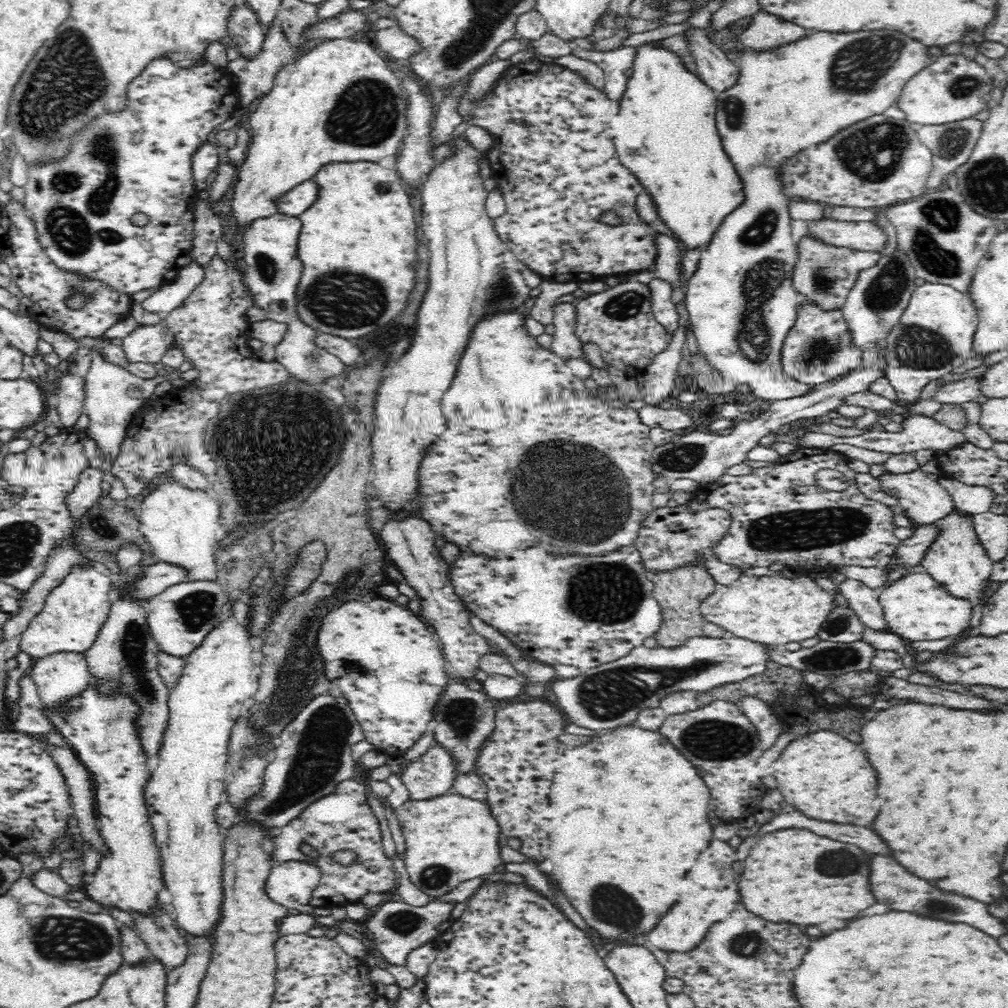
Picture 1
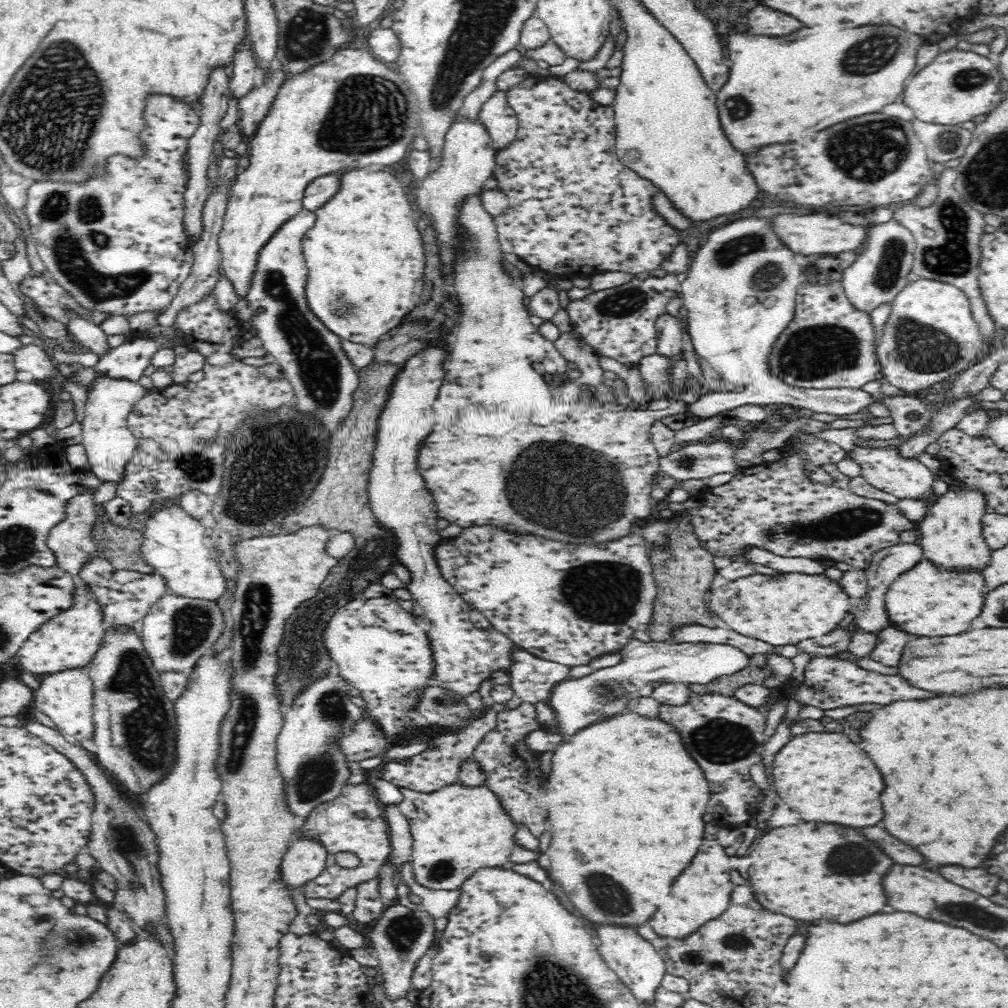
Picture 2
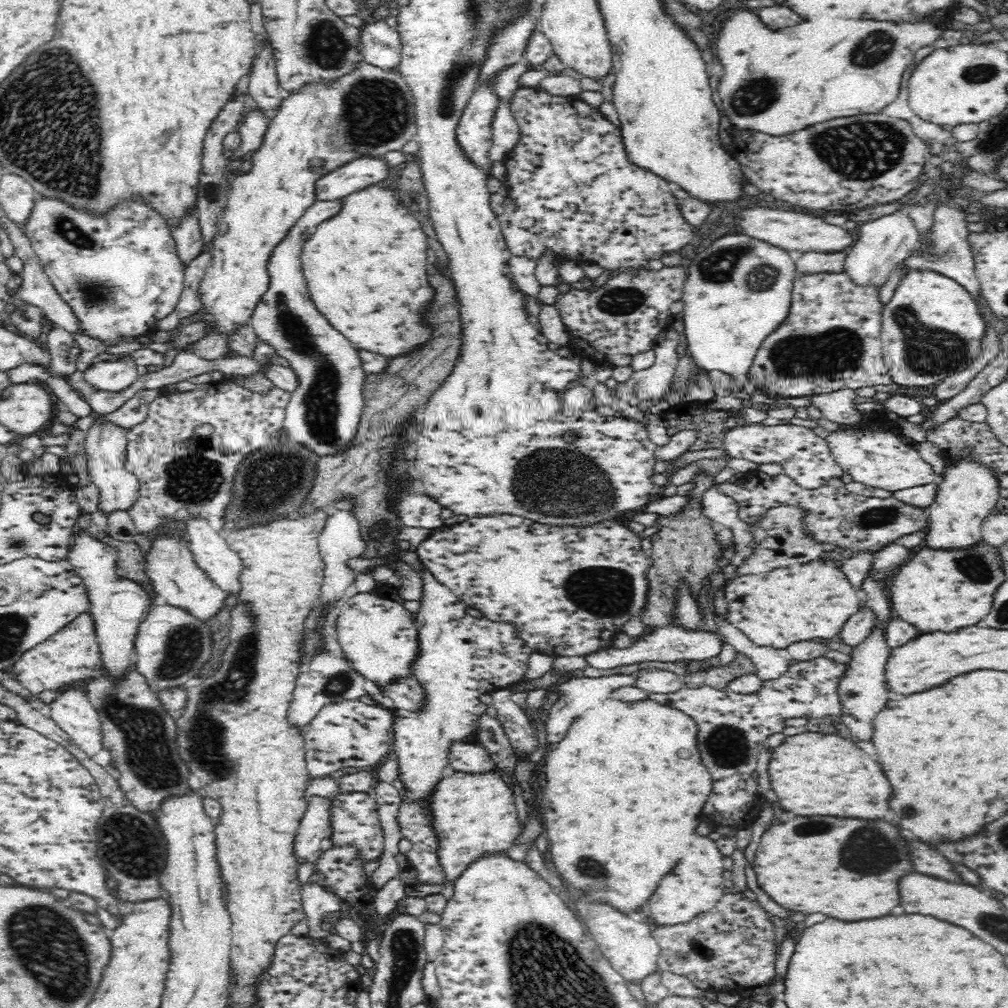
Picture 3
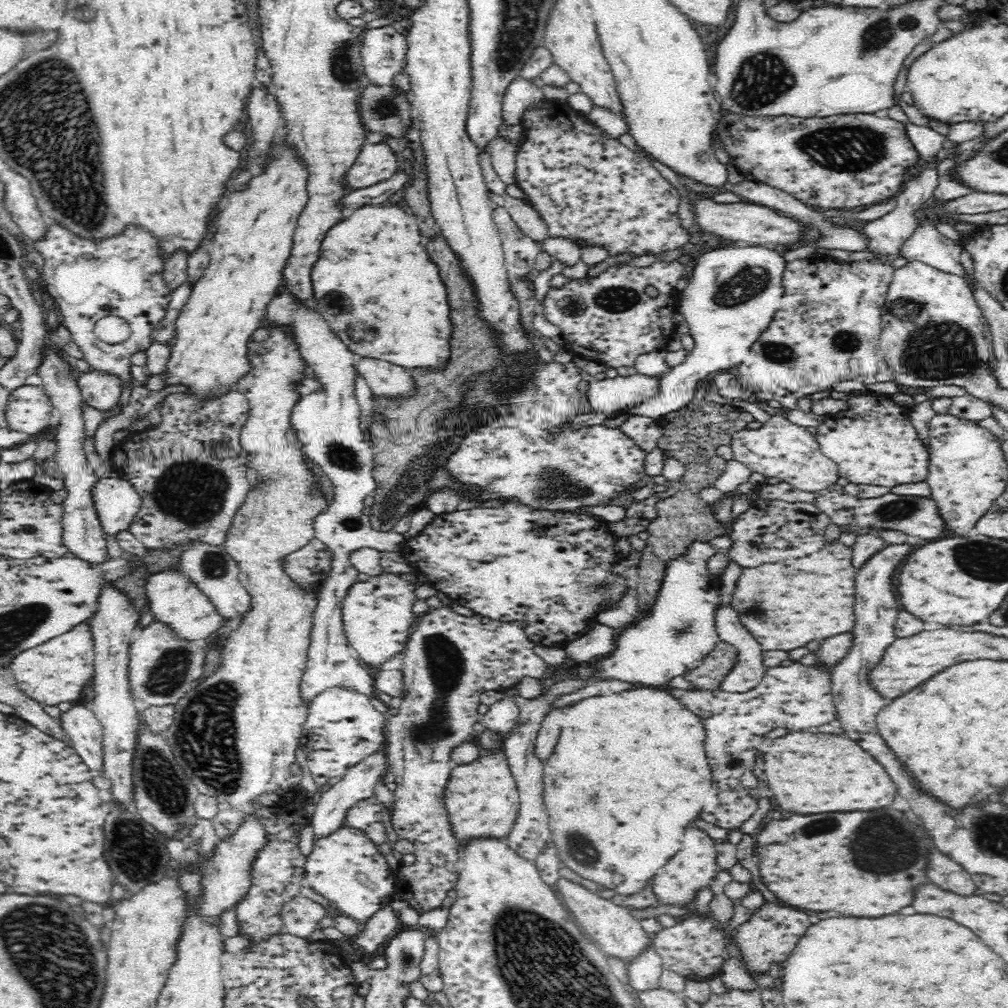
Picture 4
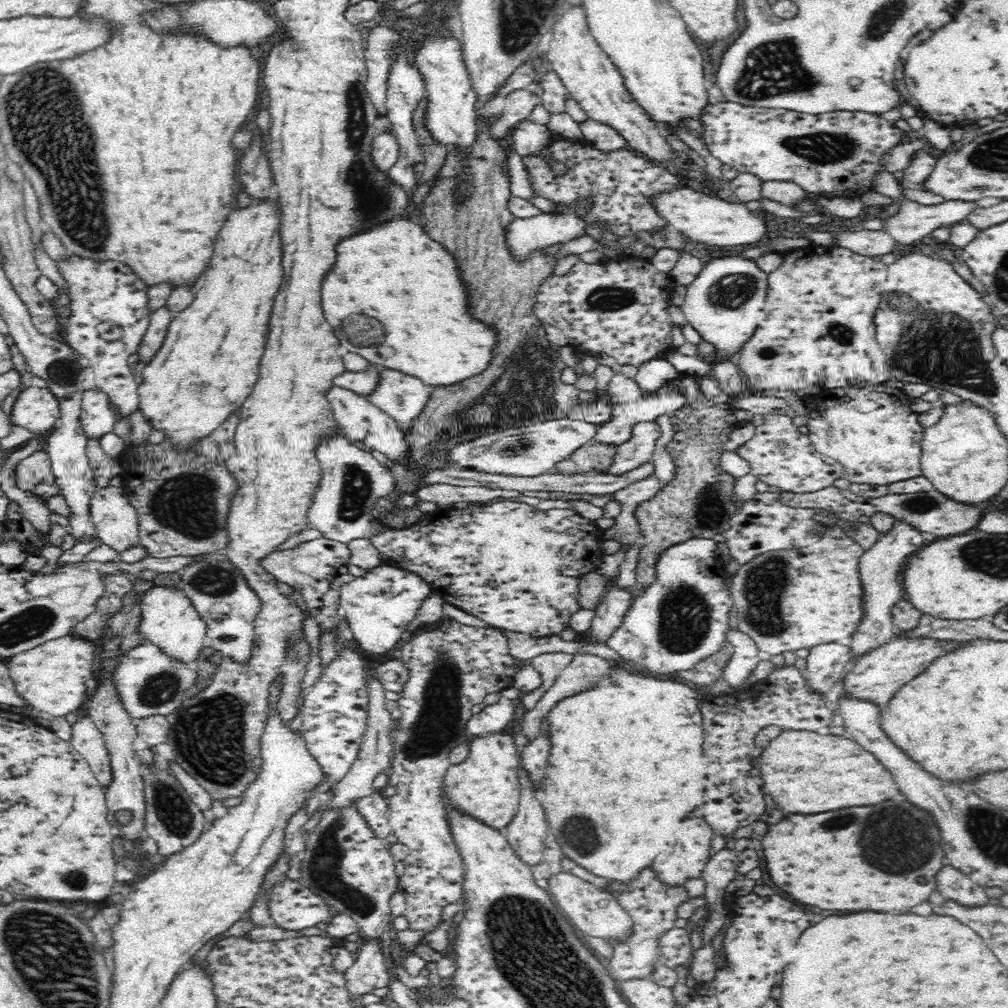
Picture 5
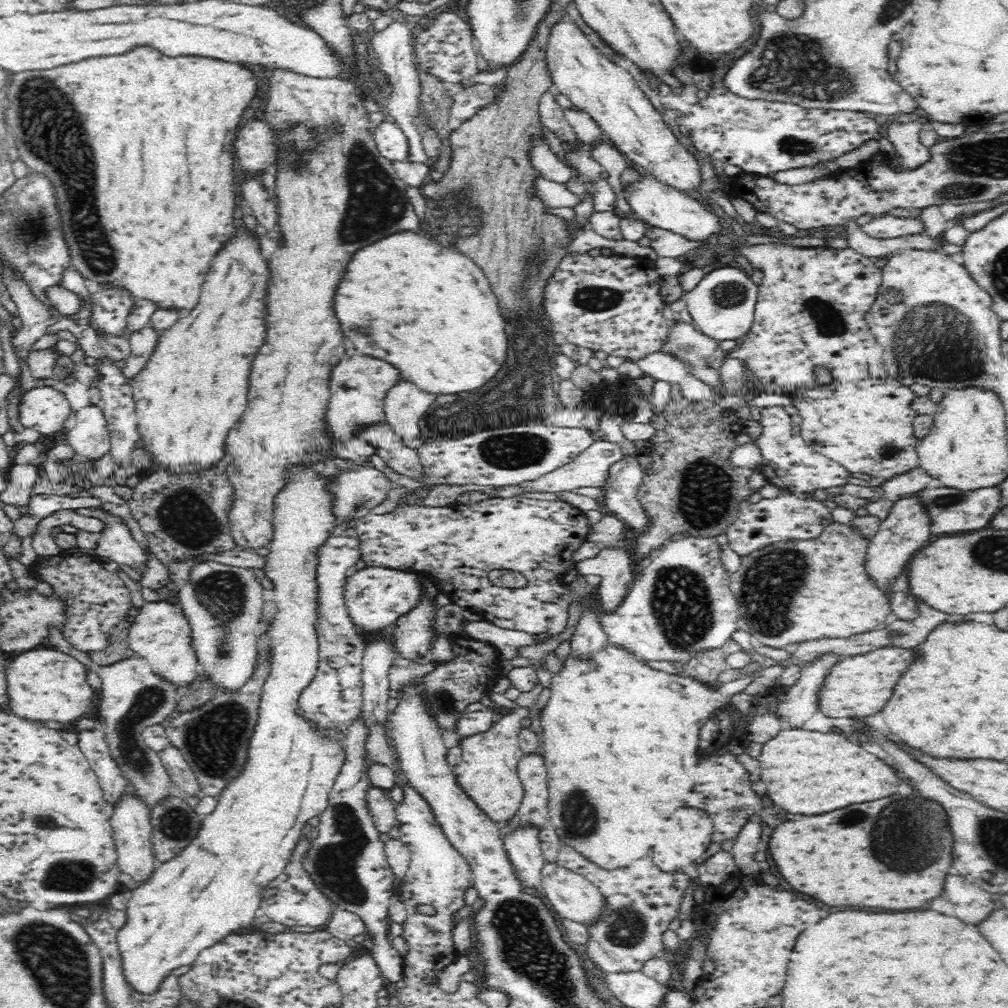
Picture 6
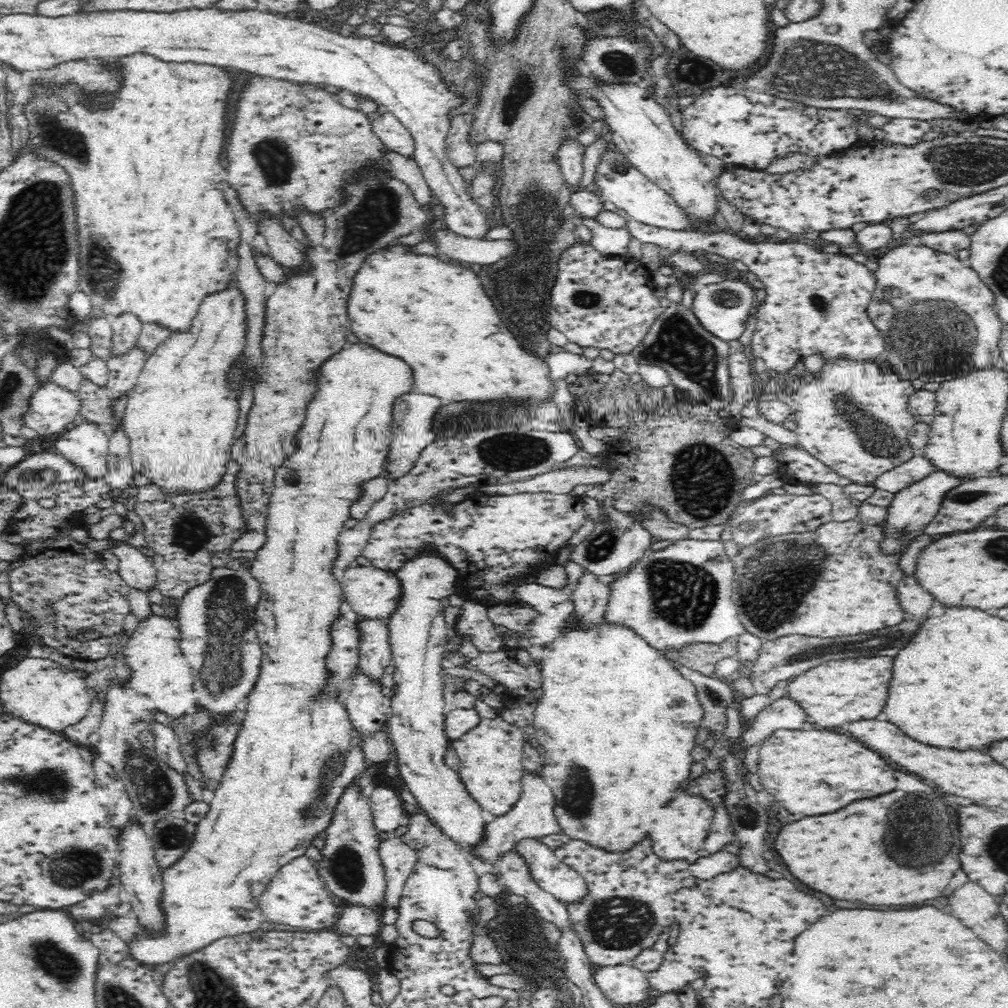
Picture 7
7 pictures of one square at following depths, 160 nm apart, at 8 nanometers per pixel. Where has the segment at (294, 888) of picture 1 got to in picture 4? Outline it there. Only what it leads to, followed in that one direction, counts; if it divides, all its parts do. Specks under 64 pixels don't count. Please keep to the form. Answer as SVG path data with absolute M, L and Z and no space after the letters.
M384 746L372 751L364 760L349 768L338 783L332 785L329 790L321 794L317 804L310 808L310 824L312 825L314 838L326 836L334 832L340 825L344 825L344 820L348 816L348 810L358 803L374 796L374 786L383 779L383 775L388 770L388 759L386 758Z

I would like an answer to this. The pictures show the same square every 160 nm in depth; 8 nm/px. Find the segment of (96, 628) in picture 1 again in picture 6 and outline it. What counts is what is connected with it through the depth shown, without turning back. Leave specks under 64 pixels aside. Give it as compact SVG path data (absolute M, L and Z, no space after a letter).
M45 645L21 652L8 662L6 692L8 706L14 714L41 722L61 722L63 725L86 714L92 707L96 692L87 680L86 666L75 658L54 651Z

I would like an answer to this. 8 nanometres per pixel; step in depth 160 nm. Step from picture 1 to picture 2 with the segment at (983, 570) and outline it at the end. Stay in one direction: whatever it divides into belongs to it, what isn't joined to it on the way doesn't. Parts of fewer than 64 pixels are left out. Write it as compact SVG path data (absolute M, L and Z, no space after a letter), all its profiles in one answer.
M960 484L956 489L949 489L942 496L939 496L934 503L929 506L928 512L924 520L918 528L919 542L918 545L923 550L923 558L930 559L938 565L944 565L948 569L980 569L988 564L991 555L991 548L985 541L983 535L983 517L986 513L986 493L982 489L968 487L968 485Z

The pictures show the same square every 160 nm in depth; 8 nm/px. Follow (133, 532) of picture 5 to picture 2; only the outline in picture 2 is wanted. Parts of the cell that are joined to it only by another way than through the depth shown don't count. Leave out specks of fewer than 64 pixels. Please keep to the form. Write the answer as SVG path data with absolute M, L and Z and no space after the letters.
M98 379L92 383L92 390L88 391L88 398L84 404L85 414L82 420L82 446L86 450L89 467L87 472L92 472L100 482L120 486L126 478L126 466L134 456L137 447L137 438L127 427L127 416L144 395L157 390L144 388L139 381L128 382L112 379Z

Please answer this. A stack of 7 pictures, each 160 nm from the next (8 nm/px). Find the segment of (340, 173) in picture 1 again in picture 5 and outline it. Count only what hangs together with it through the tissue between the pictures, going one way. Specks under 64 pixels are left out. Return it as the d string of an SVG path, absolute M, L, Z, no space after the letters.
M406 218L393 219L388 228L368 232L368 236L356 236L356 240L344 240L344 248L340 246L336 248L340 260L336 258L332 276L328 272L321 297L324 316L348 352L358 353L381 368L414 376L433 387L466 383L490 366L500 342L498 329L474 317L470 311L470 289L458 257L425 232L423 221L416 224Z

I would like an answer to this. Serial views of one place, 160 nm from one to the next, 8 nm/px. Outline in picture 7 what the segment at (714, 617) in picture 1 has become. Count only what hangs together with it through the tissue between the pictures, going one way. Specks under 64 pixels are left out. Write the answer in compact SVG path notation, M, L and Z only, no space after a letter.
M853 519L846 522L830 521L813 531L776 535L746 548L740 546L742 552L738 551L733 558L733 599L745 630L765 641L793 634L834 638L876 632L888 626L898 626L904 620L923 619L902 609L897 585L904 576L898 563L903 552L884 553L882 540L882 526Z

